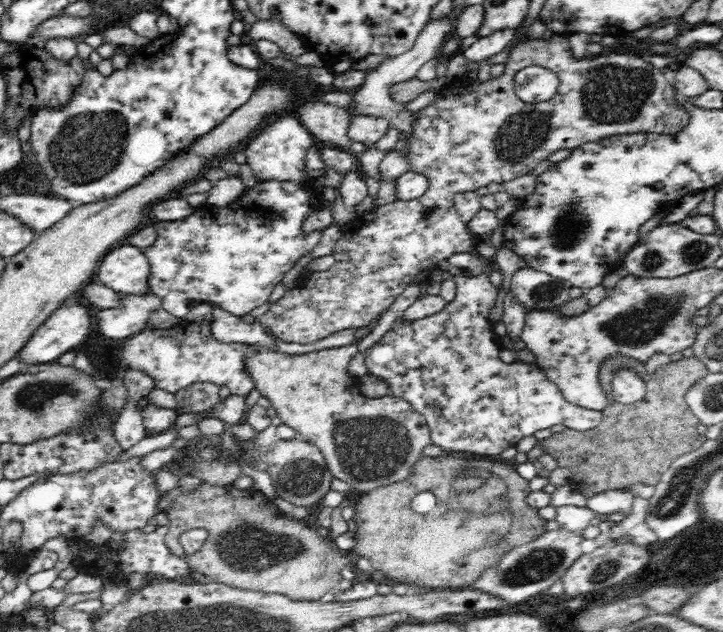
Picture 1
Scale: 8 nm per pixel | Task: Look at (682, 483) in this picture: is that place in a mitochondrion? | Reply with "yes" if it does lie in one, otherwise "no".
yes

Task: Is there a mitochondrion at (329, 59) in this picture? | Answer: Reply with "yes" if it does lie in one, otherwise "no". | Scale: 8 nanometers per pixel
no

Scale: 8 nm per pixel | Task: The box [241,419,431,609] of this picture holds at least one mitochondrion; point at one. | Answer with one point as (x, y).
(299, 481)

